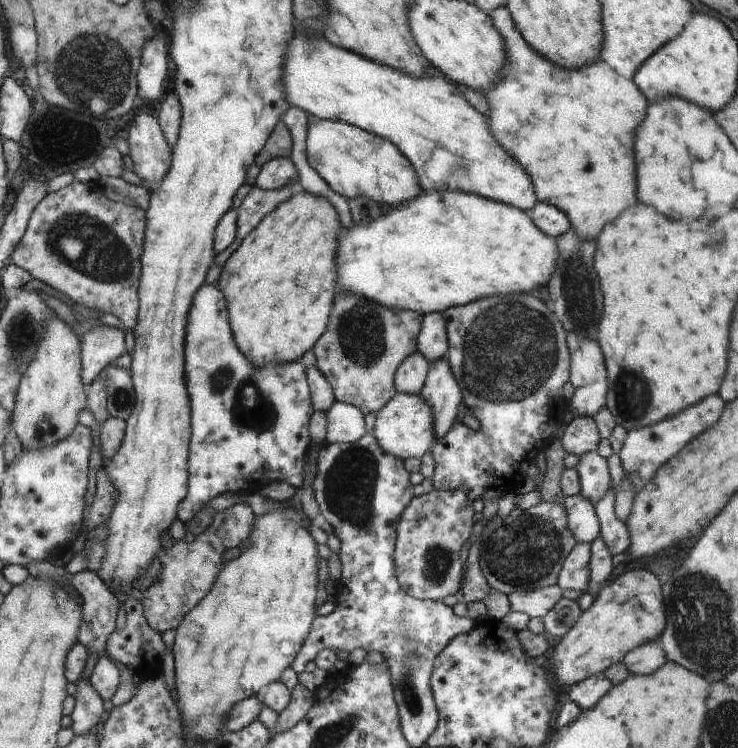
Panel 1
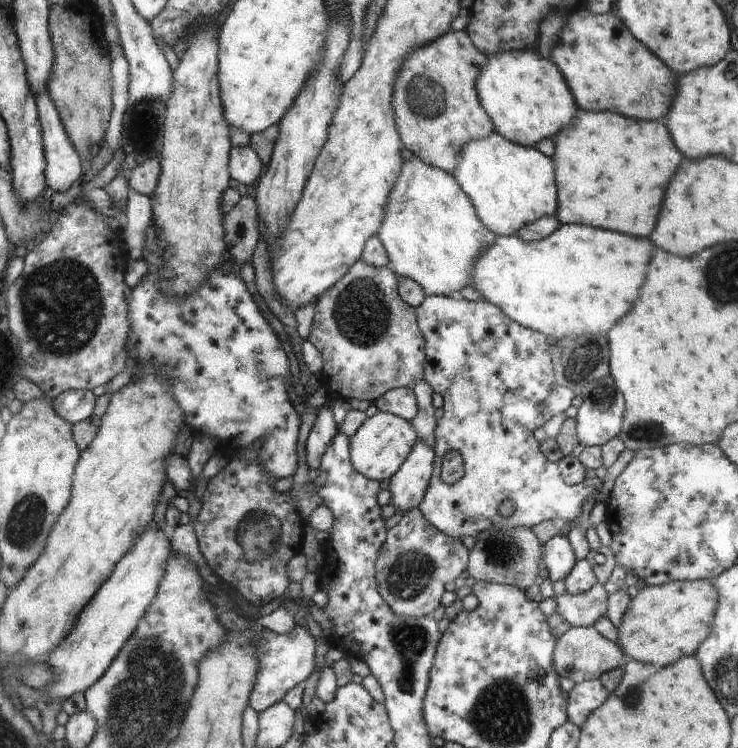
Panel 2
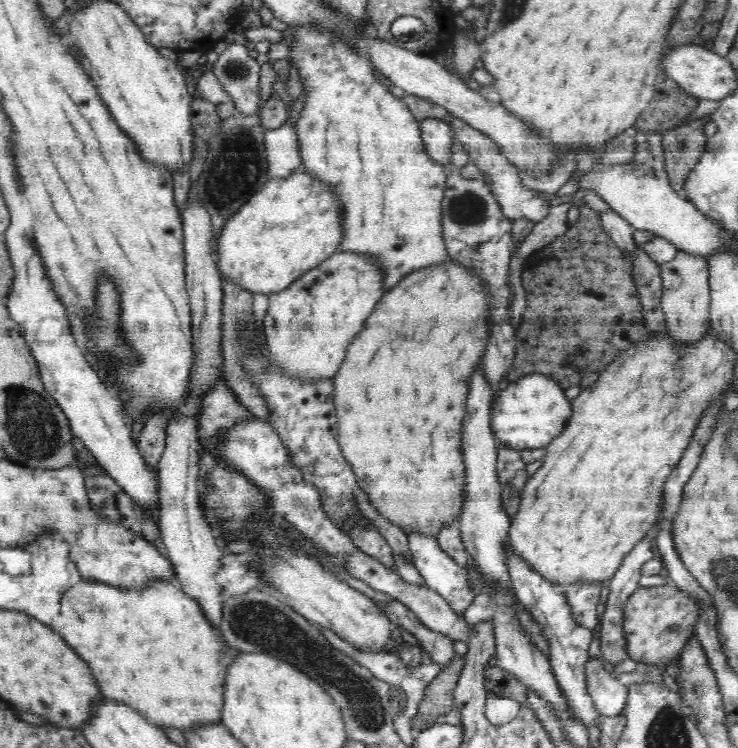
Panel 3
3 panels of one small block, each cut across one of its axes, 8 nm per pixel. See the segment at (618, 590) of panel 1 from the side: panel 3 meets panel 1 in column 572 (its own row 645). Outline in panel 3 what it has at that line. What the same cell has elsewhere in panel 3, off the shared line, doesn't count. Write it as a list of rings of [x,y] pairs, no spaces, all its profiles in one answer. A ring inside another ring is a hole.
[[[674,584],[638,587],[624,603],[623,627],[626,652],[636,663],[663,668],[671,663],[676,653],[686,646],[688,640],[696,634],[700,614],[704,610],[704,601],[692,593],[686,593]]]

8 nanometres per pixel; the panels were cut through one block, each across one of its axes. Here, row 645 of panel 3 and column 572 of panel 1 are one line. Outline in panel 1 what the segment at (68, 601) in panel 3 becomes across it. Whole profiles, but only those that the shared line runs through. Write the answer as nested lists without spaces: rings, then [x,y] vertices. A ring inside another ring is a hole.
[[[496,8],[488,14],[494,28],[504,39],[506,50],[506,64],[500,72],[500,80],[485,94],[490,102],[487,114],[490,132],[493,133],[494,140],[498,140],[498,144],[529,173],[530,180],[534,182],[537,200],[548,202],[566,213],[571,227],[580,238],[594,240],[606,222],[616,218],[620,210],[636,204],[632,136],[636,126],[646,120],[646,111],[649,110],[648,98],[634,80],[623,77],[605,61],[586,64],[578,70],[570,68],[570,76],[568,68],[560,68],[556,64],[552,68],[552,62],[540,56],[522,38],[508,8]]]

